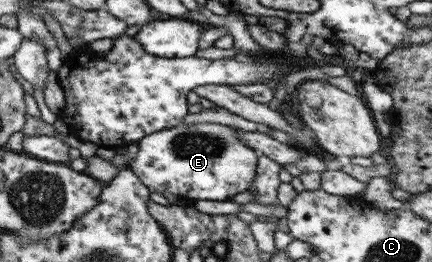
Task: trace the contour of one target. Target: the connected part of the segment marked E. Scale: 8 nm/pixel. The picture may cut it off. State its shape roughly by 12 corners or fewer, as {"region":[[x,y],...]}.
{"region":[[226,125],[147,134],[128,168],[149,192],[230,200],[258,157]]}

